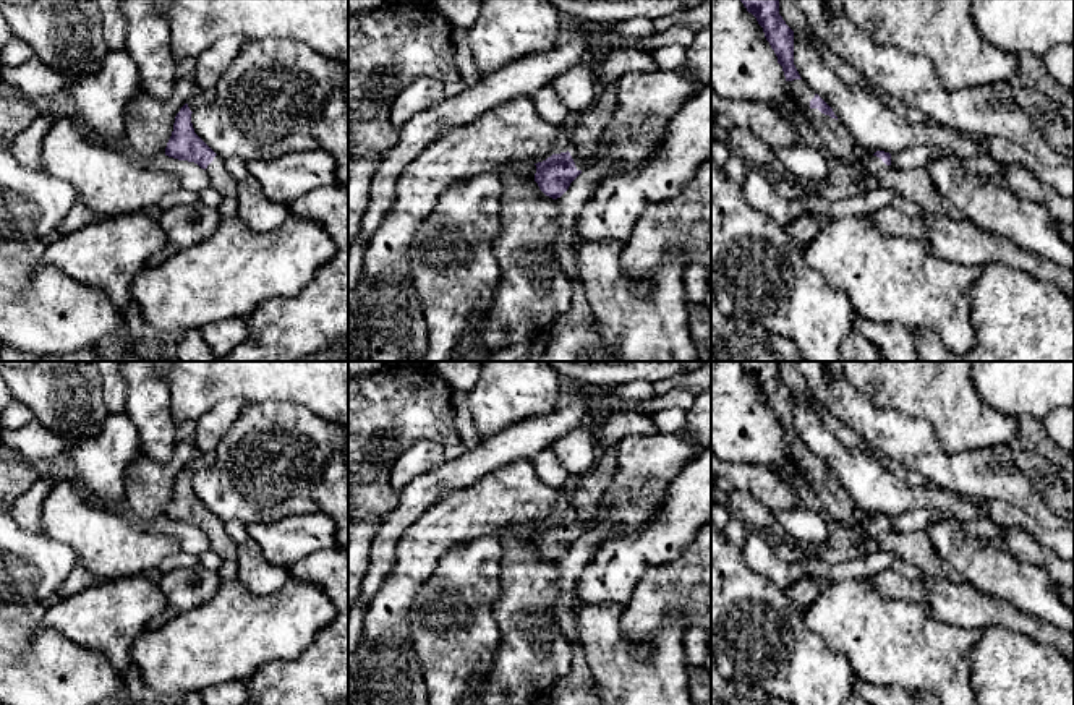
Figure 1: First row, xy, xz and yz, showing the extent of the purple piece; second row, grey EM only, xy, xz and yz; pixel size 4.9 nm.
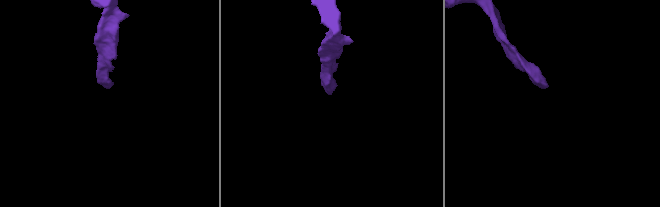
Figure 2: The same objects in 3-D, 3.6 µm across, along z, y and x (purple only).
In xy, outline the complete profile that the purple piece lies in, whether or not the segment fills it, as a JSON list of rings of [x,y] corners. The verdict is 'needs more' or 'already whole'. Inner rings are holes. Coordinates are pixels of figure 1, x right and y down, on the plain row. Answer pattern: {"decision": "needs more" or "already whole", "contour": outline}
{"decision": "needs more", "contour": [[[188,467],[177,476],[165,519],[198,527],[207,535],[215,554],[224,561],[235,559],[238,545],[225,533],[222,522],[194,496],[191,476]]]}

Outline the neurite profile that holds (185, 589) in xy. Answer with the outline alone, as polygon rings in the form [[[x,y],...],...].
[[[202,566],[164,574],[159,587],[167,601],[164,609],[147,622],[146,629],[156,629],[168,619],[209,601],[219,592],[220,582],[217,572]]]

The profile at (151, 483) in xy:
[[[194,441],[177,442],[177,451],[178,454],[167,464],[139,452],[131,465],[125,506],[134,520],[154,523],[165,519],[175,480],[194,454]]]

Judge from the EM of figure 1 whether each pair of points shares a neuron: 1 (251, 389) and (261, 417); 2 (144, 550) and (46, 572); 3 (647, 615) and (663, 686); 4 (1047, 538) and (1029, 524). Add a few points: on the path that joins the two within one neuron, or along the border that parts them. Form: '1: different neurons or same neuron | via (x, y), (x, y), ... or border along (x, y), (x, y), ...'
1: different neurons | border along (295, 402), (247, 404)
2: different neurons | border along (47, 537), (65, 543), (73, 551), (76, 563)
3: different neurons | border along (681, 615), (668, 618), (645, 657), (634, 657)
4: same neuron | via (1042, 535), (1034, 529)

